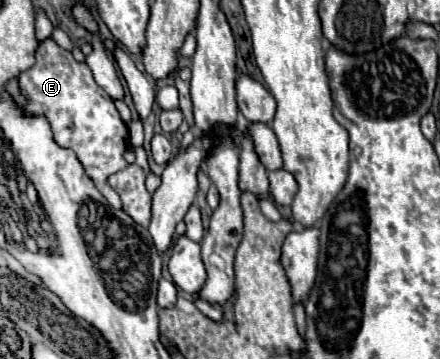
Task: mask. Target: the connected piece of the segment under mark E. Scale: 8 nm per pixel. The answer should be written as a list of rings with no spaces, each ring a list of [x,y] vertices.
[[[51,38],[41,42],[37,48],[37,62],[33,68],[19,76],[21,90],[27,96],[25,110],[31,114],[43,114],[51,128],[53,138],[59,146],[75,150],[79,154],[87,176],[95,182],[99,192],[109,200],[111,206],[121,208],[119,194],[109,186],[109,176],[127,168],[123,152],[127,150],[127,126],[121,120],[113,100],[97,86],[87,64],[79,64],[71,52],[59,48]]]

